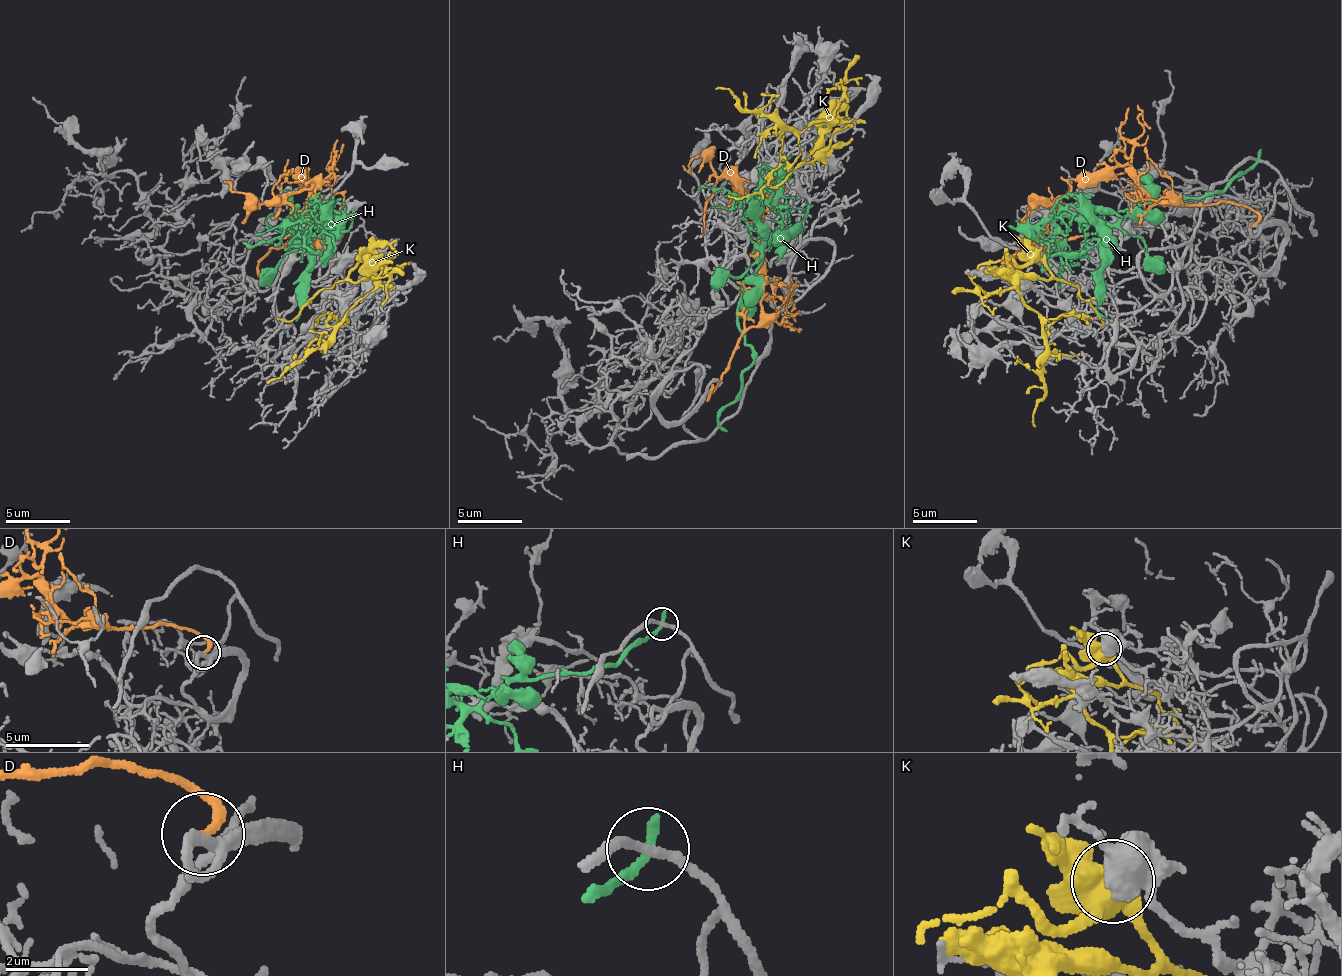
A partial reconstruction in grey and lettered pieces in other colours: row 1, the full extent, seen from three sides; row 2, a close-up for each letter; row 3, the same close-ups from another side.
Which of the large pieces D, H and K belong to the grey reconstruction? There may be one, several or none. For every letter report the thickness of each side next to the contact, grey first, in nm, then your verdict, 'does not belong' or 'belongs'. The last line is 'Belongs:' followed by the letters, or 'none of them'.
D: 220 nm thick on the grey side, 200 nm on the other; does not belong
H: 200 nm thick on the grey side, 280 nm on the other; does not belong
K: 440 nm thick on the grey side, 460 nm on the other; does not belong
Belongs: none of them

